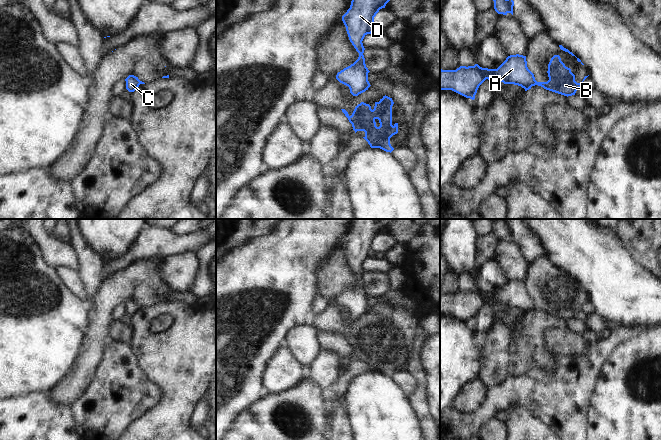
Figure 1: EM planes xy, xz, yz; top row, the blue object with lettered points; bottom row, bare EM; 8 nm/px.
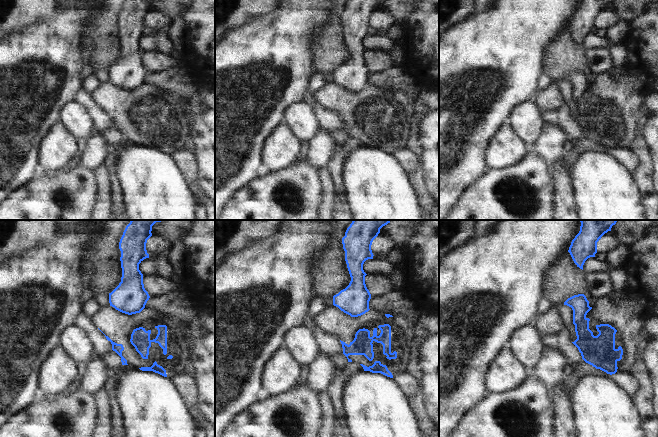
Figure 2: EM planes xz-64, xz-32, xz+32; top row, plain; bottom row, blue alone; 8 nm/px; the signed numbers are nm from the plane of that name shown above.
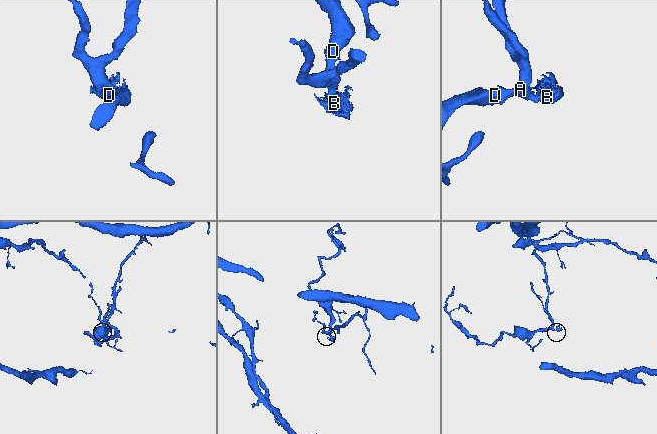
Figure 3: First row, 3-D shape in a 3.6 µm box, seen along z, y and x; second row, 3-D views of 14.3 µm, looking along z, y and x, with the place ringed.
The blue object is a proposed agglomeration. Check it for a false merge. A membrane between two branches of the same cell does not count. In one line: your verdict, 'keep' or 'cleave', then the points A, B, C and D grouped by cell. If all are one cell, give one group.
cleave; groups A C D / B

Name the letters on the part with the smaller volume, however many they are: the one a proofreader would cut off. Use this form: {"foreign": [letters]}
{"foreign": ["B"]}

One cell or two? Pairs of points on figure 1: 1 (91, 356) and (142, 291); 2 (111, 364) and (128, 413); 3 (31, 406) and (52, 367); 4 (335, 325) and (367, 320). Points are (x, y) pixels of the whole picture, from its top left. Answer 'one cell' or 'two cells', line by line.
1: one cell
2: one cell
3: two cells
4: one cell

